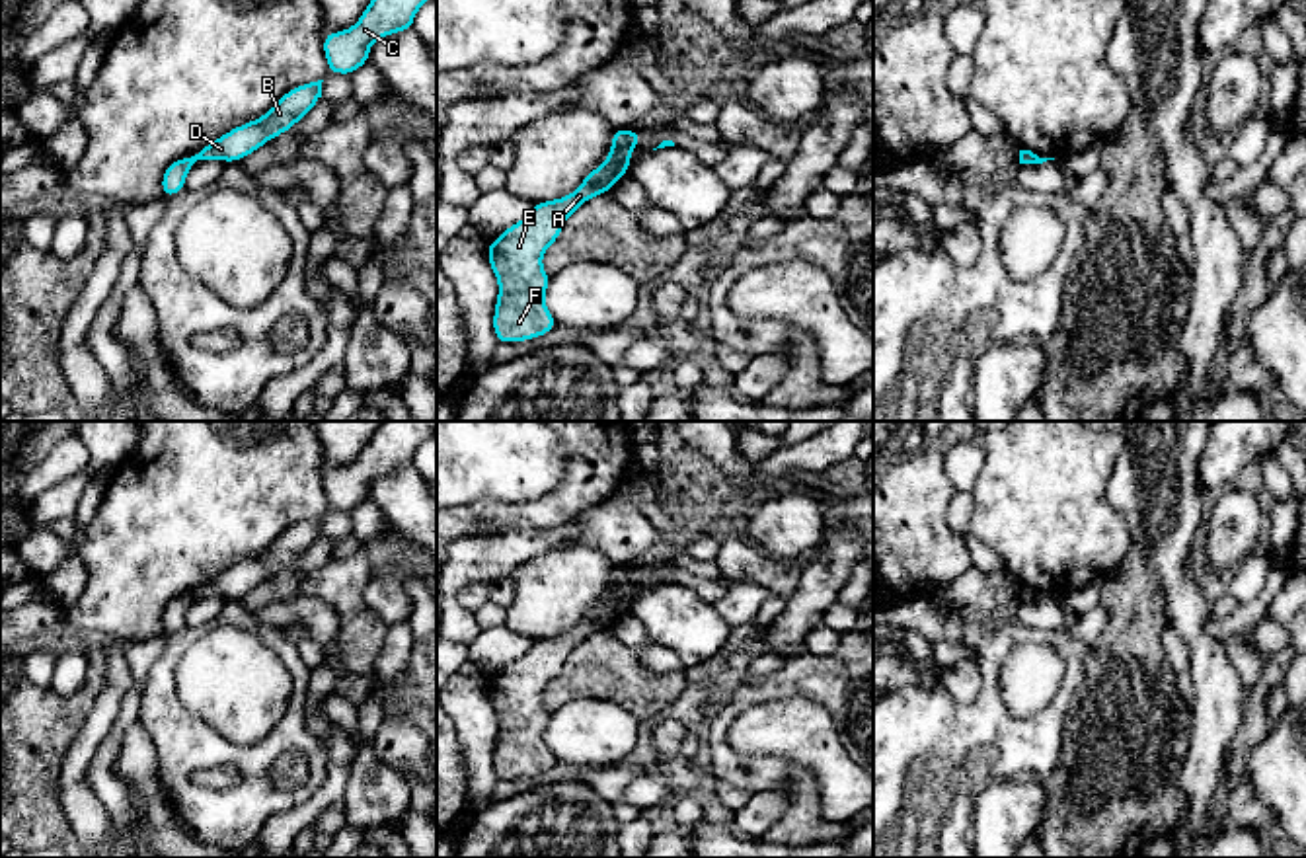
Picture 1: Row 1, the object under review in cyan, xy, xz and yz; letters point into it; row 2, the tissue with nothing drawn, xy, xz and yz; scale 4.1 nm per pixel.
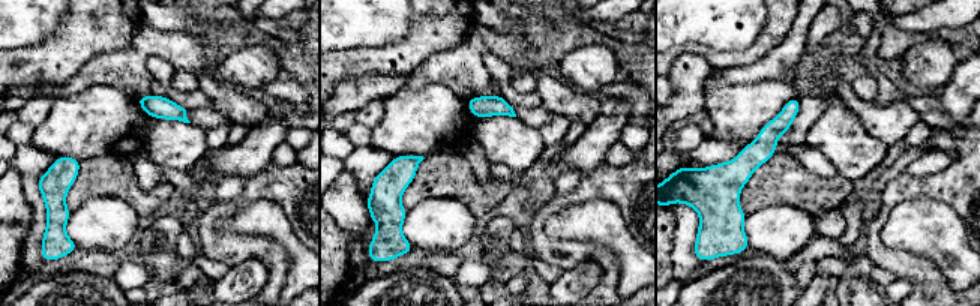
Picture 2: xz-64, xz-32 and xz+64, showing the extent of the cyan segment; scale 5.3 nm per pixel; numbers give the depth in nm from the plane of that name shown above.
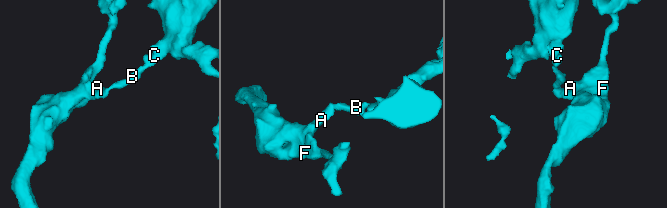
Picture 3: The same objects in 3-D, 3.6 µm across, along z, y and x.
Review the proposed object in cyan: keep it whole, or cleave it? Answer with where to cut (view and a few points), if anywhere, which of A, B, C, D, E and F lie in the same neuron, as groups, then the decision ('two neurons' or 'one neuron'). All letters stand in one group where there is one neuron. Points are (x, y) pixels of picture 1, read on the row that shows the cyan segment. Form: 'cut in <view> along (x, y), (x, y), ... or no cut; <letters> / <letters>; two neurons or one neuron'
cut in xy along (190, 156), (195, 160); A E F / B C D; two neurons

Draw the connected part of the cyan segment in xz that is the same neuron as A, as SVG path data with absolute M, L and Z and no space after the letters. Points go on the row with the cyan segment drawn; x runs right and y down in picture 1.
M616 127L604 164L589 172L571 195L536 203L522 220L487 244L487 261L499 283L493 312L499 343L528 341L557 326L544 302L550 275L542 267L542 255L585 201L610 193L612 185L628 174L630 158L630 131Z

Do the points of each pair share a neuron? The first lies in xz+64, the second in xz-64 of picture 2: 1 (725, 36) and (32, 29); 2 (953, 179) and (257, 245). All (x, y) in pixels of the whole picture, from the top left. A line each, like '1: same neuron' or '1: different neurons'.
1: same neuron
2: same neuron

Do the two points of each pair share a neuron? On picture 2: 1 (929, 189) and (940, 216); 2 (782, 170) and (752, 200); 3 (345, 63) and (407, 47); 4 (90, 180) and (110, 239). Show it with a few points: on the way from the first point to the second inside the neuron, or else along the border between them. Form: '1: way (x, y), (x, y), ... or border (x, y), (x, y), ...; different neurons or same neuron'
1: border (898, 204), (935, 198), (961, 219); different neurons
2: way (775, 177), (760, 192); same neuron
3: way (360, 62), (392, 59); same neuron
4: border (131, 204), (111, 195), (93, 195), (71, 212); different neurons

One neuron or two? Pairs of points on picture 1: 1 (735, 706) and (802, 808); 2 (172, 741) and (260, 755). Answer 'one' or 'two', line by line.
1: one
2: one

